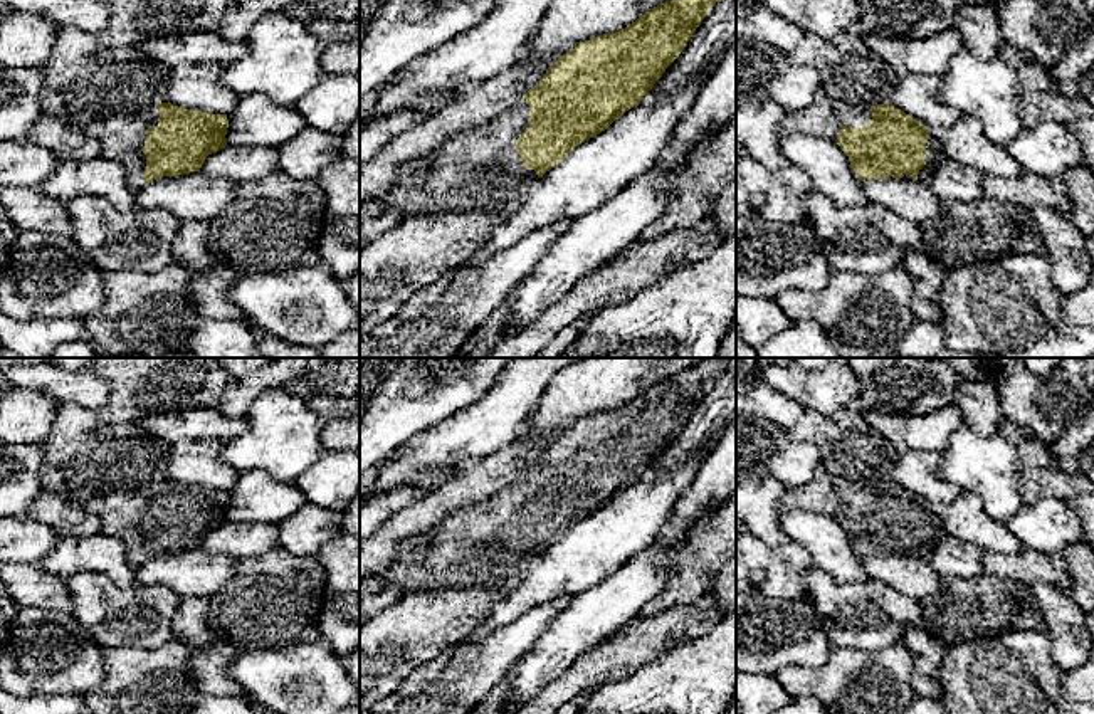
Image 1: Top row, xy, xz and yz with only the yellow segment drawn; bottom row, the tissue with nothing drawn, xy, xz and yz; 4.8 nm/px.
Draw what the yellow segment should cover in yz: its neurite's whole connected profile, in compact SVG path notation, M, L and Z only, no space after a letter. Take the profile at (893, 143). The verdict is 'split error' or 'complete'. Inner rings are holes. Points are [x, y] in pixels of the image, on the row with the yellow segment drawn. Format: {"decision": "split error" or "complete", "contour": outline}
{"decision": "split error", "contour": "M839 102L835 104L835 113L842 124L835 141L849 156L854 173L860 180L892 176L926 181L933 171L948 160L941 150L936 131L928 129L891 102L872 108Z"}

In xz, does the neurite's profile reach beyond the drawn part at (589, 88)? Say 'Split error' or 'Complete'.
Split error

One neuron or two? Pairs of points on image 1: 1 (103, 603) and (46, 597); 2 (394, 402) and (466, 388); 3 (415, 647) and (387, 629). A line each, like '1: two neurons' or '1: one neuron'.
1: two neurons
2: one neuron
3: one neuron

